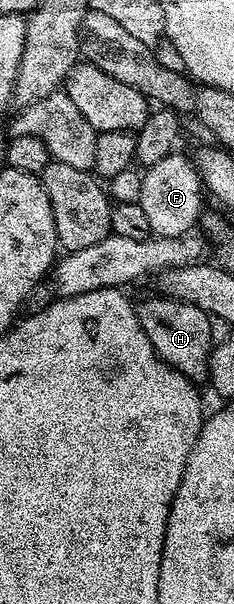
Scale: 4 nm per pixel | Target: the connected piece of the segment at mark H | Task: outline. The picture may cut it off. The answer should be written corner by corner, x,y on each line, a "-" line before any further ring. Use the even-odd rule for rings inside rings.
155,295
136,305
138,323
146,331
146,339
156,348
156,354
171,369
186,375
193,383
204,383
208,380
208,354
214,344
210,335
212,318
206,311
194,307
194,303
179,301
173,297

